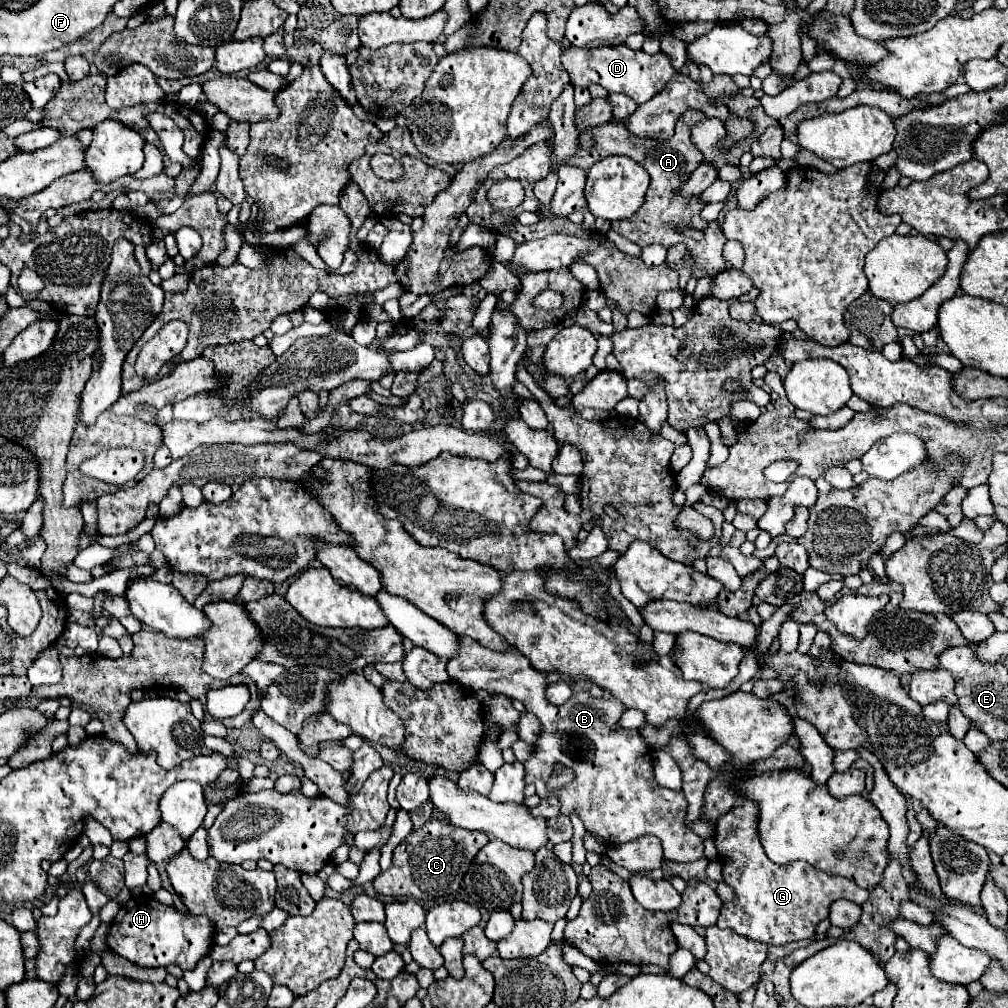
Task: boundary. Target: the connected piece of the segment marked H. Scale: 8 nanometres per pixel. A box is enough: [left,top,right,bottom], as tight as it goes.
[108,895,216,971]

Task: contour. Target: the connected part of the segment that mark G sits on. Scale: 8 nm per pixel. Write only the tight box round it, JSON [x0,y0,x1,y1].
[716,801,868,945]

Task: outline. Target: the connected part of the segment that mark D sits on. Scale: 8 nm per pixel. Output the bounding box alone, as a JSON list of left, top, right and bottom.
[562,45,678,105]

